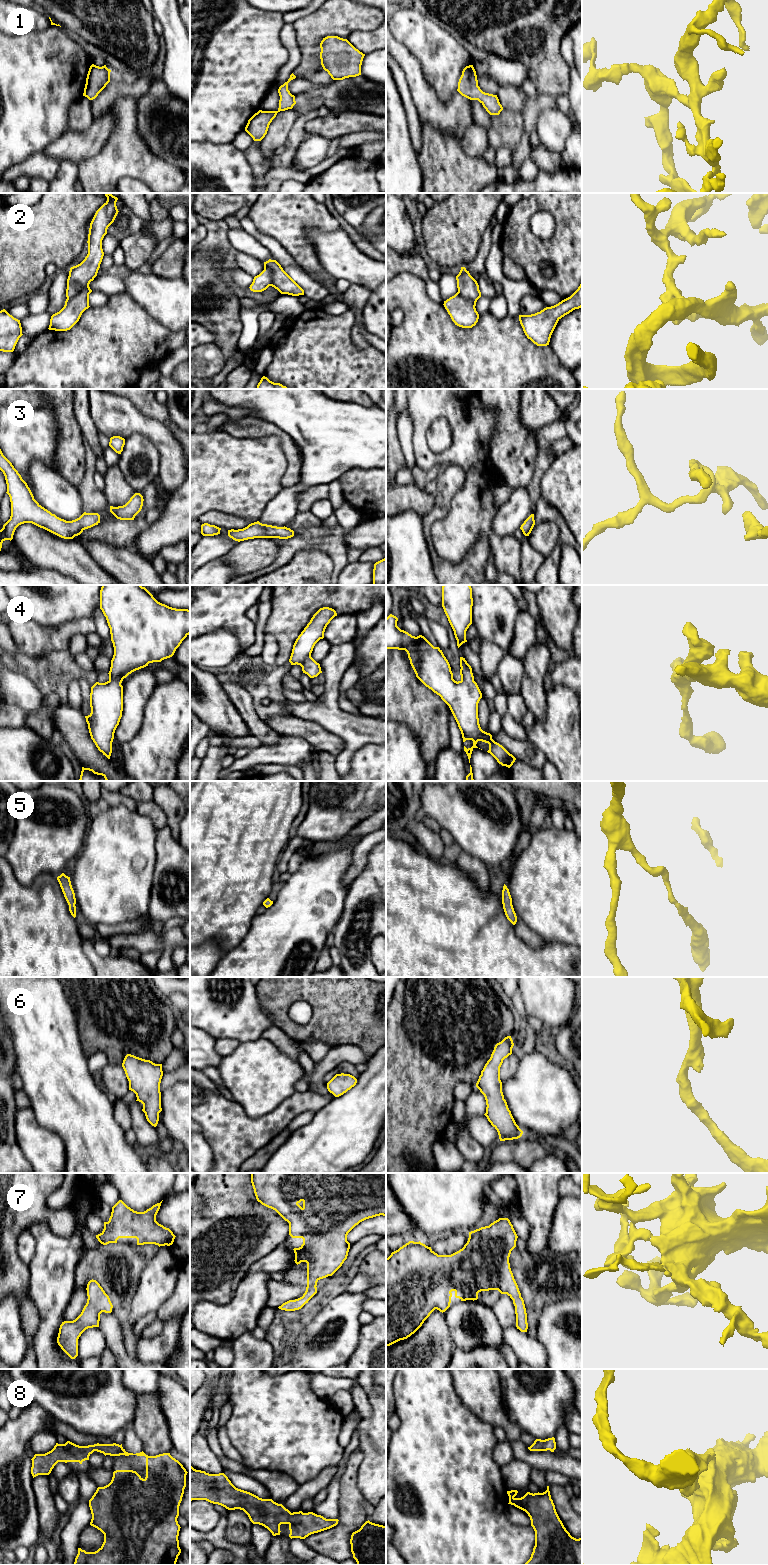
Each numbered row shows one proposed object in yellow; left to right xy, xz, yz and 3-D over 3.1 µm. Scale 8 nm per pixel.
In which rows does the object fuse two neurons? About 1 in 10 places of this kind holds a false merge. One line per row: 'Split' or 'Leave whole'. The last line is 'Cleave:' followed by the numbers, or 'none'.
1: Leave whole
2: Leave whole
3: Leave whole
4: Leave whole
5: Leave whole
6: Leave whole
7: Leave whole
8: Leave whole
Cleave: none

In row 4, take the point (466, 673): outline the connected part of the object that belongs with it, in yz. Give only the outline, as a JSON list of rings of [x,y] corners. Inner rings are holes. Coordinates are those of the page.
[[[390,614],[386,618],[386,649],[398,649],[405,650],[408,654],[410,664],[416,674],[416,677],[434,693],[439,695],[441,699],[449,706],[457,724],[461,731],[463,742],[466,740],[472,740],[473,746],[466,748],[466,752],[469,763],[471,754],[478,741],[482,741],[489,744],[490,753],[499,764],[510,768],[515,762],[516,758],[510,754],[502,745],[495,742],[492,739],[492,735],[483,731],[479,724],[478,718],[478,703],[482,698],[482,693],[474,681],[471,666],[467,663],[465,658],[460,657],[460,675],[461,680],[455,681],[453,679],[453,673],[451,671],[450,664],[444,656],[442,650],[439,647],[434,647],[424,636],[419,635],[417,637],[412,636],[408,632],[401,630],[397,626],[398,618]]]

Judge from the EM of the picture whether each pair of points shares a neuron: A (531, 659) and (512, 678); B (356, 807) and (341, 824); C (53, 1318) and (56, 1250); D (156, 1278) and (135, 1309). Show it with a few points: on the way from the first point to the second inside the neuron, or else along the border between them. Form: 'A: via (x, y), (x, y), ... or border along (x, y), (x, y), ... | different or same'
A: border along (522, 659), (523, 676), (519, 690) | different
B: via (352, 811), (343, 820) | same
C: via (51, 1301), (52, 1267) | same
D: via (155, 1286), (153, 1291), (143, 1301) | same

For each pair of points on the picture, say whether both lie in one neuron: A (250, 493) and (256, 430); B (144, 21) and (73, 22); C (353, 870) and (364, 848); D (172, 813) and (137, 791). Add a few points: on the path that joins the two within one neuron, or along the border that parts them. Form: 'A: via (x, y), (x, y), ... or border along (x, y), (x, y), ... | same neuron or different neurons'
A: border along (232, 435), (238, 438), (276, 436), (279, 439) | different neurons
B: via (126, 21), (91, 21) | same neuron
C: via (357, 865), (360, 853) | same neuron
D: via (163, 807), (146, 791) | same neuron

